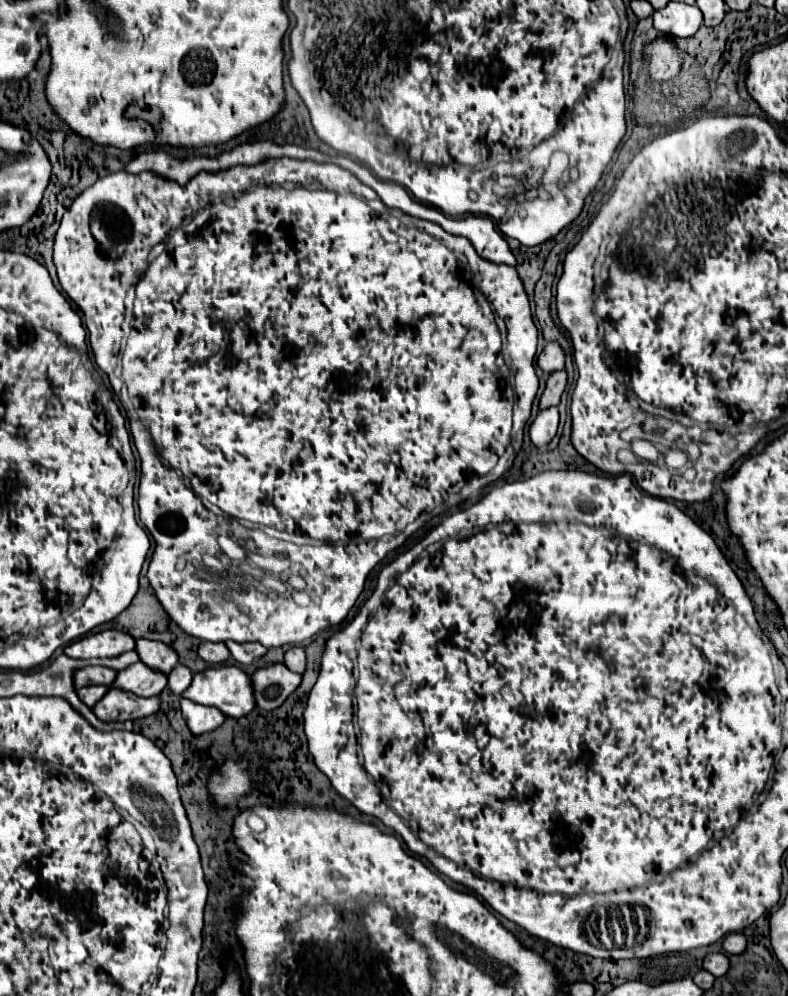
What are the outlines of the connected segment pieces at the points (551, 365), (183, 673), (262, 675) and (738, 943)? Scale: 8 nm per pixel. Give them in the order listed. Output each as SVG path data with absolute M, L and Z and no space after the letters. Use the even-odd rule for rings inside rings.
M547 343L543 353L537 357L537 367L545 373L551 375L553 371L559 371L565 367L565 353L557 343Z
M177 665L167 677L167 685L175 695L181 695L191 685L191 679L193 679L191 671L185 665Z
M275 663L271 667L261 667L251 675L251 683L253 683L253 697L255 697L255 707L263 709L263 711L273 711L277 707L283 705L283 701L299 687L301 683L301 675L289 671L283 663ZM271 691L277 691L277 695L271 695Z
M731 933L731 935L727 935L725 941L723 941L723 949L725 949L725 953L729 953L729 955L739 955L739 953L743 953L743 951L745 951L745 945L747 945L747 939L745 939L743 933Z

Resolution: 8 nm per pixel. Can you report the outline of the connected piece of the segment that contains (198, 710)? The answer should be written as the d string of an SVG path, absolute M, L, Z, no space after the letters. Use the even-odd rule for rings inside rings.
M181 699L181 713L193 735L215 731L225 721L225 715L221 715L217 709L197 705L197 703L185 701L185 699Z

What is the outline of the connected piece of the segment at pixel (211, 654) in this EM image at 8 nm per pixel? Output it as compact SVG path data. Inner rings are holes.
M201 643L197 649L197 655L211 665L225 663L229 659L229 649L225 649L225 643Z

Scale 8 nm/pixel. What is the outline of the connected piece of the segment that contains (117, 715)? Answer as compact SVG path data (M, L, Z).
M109 689L107 695L95 703L91 709L101 721L135 721L147 717L159 709L159 697L133 697L131 693L119 693L119 689Z

